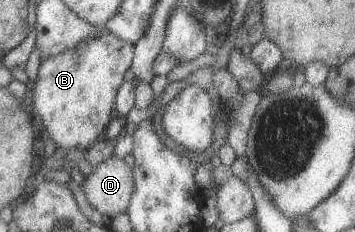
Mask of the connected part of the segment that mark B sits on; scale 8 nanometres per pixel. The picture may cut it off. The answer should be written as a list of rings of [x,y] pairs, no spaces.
[[[106,31],[101,36],[90,38],[70,50],[44,60],[40,59],[33,83],[33,113],[56,148],[86,151],[93,143],[103,138],[108,121],[111,121],[110,113],[117,89],[123,82],[126,69],[131,67],[132,56],[133,45],[130,42]]]

